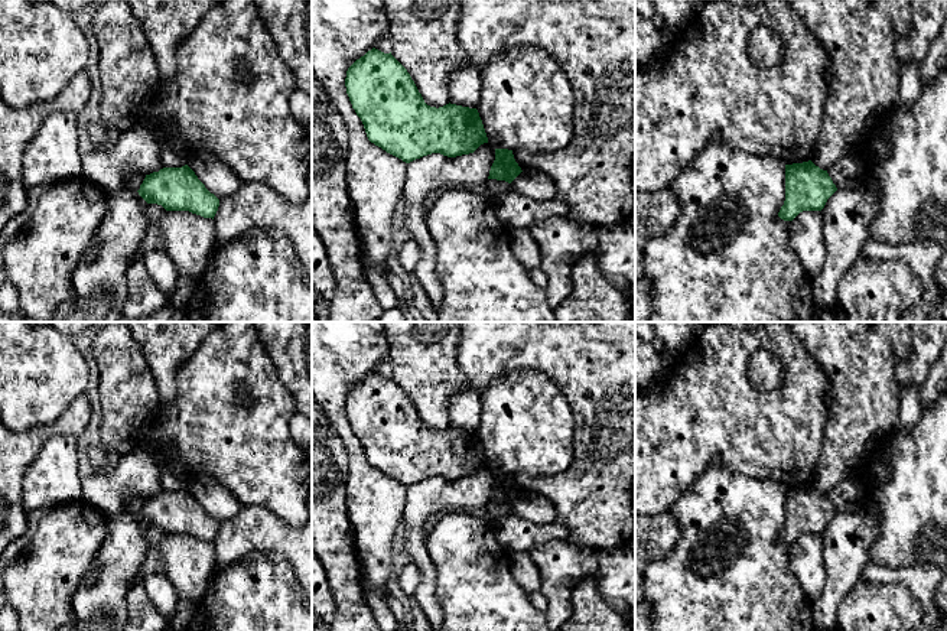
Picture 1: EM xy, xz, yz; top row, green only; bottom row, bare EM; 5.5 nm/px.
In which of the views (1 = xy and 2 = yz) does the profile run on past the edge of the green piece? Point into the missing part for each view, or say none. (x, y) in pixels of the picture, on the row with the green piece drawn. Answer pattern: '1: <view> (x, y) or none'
1: none
2: none

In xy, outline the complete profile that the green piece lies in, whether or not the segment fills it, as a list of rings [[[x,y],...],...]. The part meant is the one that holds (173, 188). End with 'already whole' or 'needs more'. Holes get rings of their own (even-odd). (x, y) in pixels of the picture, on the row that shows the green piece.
[[[188,165],[146,175],[137,192],[147,204],[162,205],[166,211],[189,211],[204,218],[214,219],[219,206],[219,199]]]; already whole

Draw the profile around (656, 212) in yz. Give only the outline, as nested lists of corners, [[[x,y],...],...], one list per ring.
[[[670,188],[635,191],[635,280],[644,276],[644,253],[651,238],[668,231],[680,215],[680,204]]]

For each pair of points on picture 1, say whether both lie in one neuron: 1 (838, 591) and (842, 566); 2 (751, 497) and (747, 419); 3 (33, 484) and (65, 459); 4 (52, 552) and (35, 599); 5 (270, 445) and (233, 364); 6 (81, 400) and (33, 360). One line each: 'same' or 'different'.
1: same
2: different
3: same
4: same
5: same
6: different

